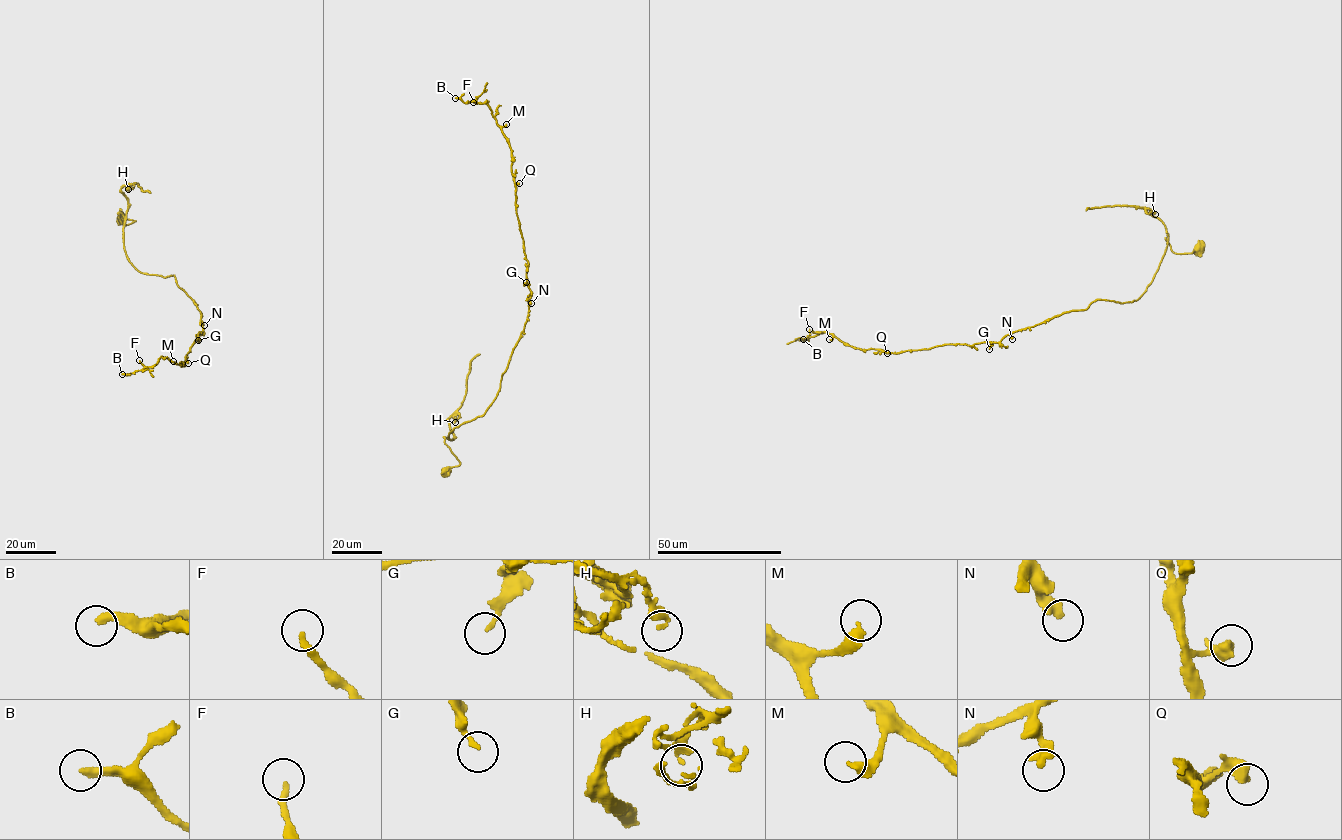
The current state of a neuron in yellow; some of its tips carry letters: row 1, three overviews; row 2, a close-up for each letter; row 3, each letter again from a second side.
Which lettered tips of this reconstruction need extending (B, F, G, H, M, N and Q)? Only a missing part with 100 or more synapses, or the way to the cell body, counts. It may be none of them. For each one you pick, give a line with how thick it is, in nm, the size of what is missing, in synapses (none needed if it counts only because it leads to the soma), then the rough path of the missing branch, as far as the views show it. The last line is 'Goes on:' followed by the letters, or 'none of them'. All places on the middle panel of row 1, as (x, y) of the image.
B: calibre 300 nm; 250 synapses; course (455, 98), (403, 86), (416, 78), (396, 58), (336, 79), (329, 102), (351, 110), (350, 127), (366, 109)
F: calibre 240 nm; 120 synapses; course (473, 102), (448, 125), (448, 135), (470, 144), (447, 171), (434, 172), (430, 164), (436, 169)
Goes on: B, F

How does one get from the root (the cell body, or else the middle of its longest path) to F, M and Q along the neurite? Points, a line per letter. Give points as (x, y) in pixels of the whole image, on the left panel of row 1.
F: (122, 218), (135, 221), (119, 213), (126, 256), (174, 276), (203, 328), (184, 363), (139, 360)
M: (122, 218), (135, 221), (119, 213), (130, 262), (174, 276), (201, 314), (199, 340), (173, 361)
Q: (122, 218), (135, 221), (125, 225), (119, 213), (130, 262), (174, 276), (200, 312), (188, 363)

